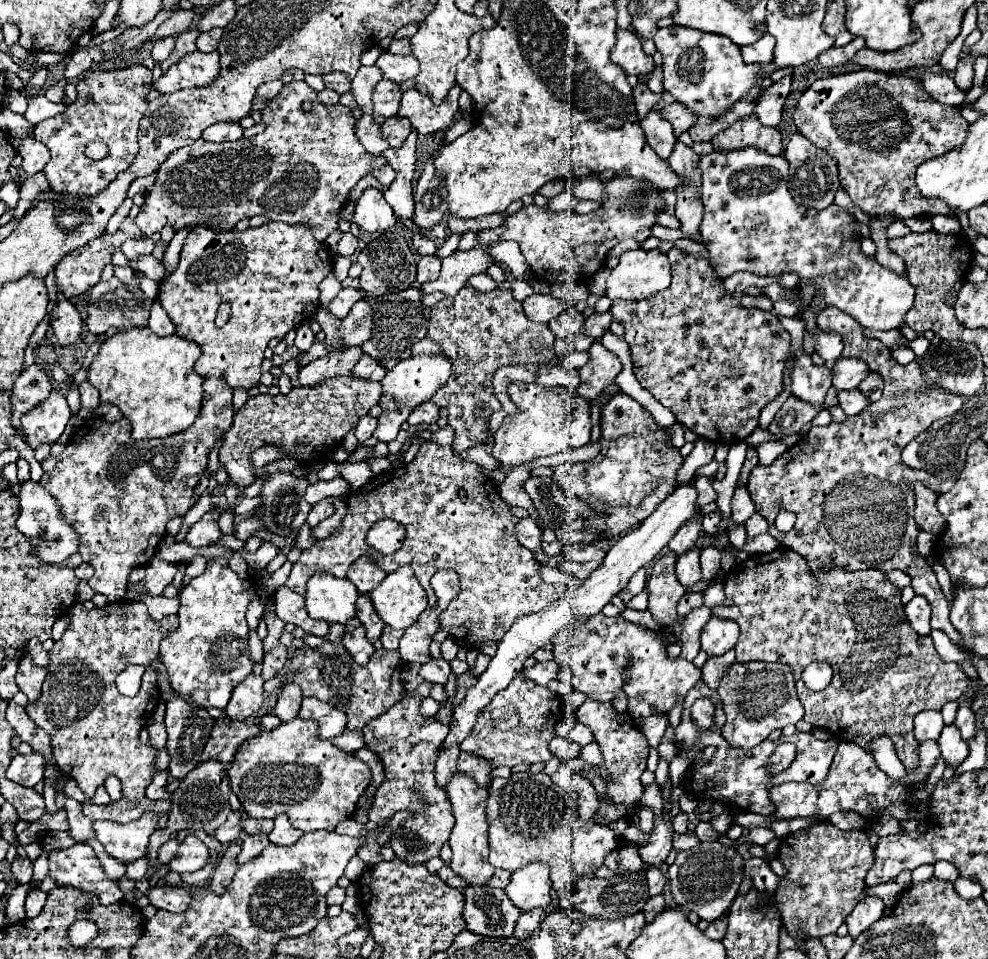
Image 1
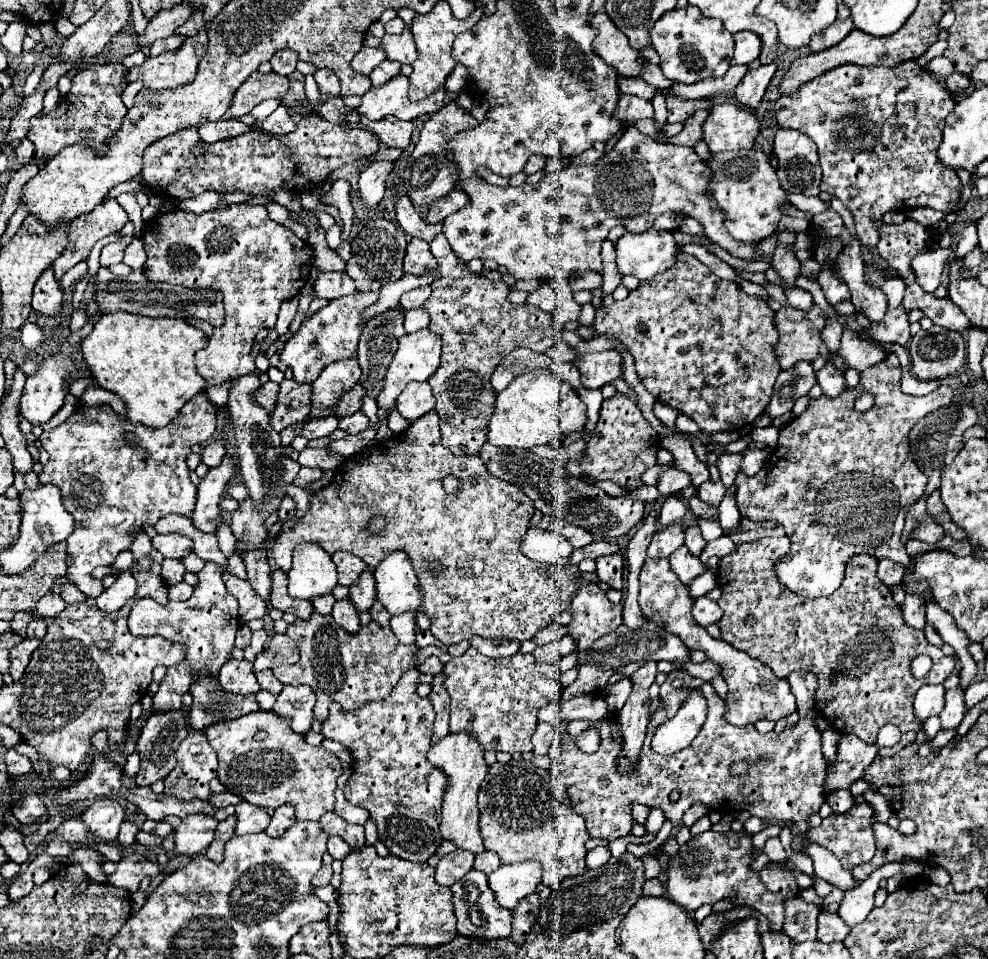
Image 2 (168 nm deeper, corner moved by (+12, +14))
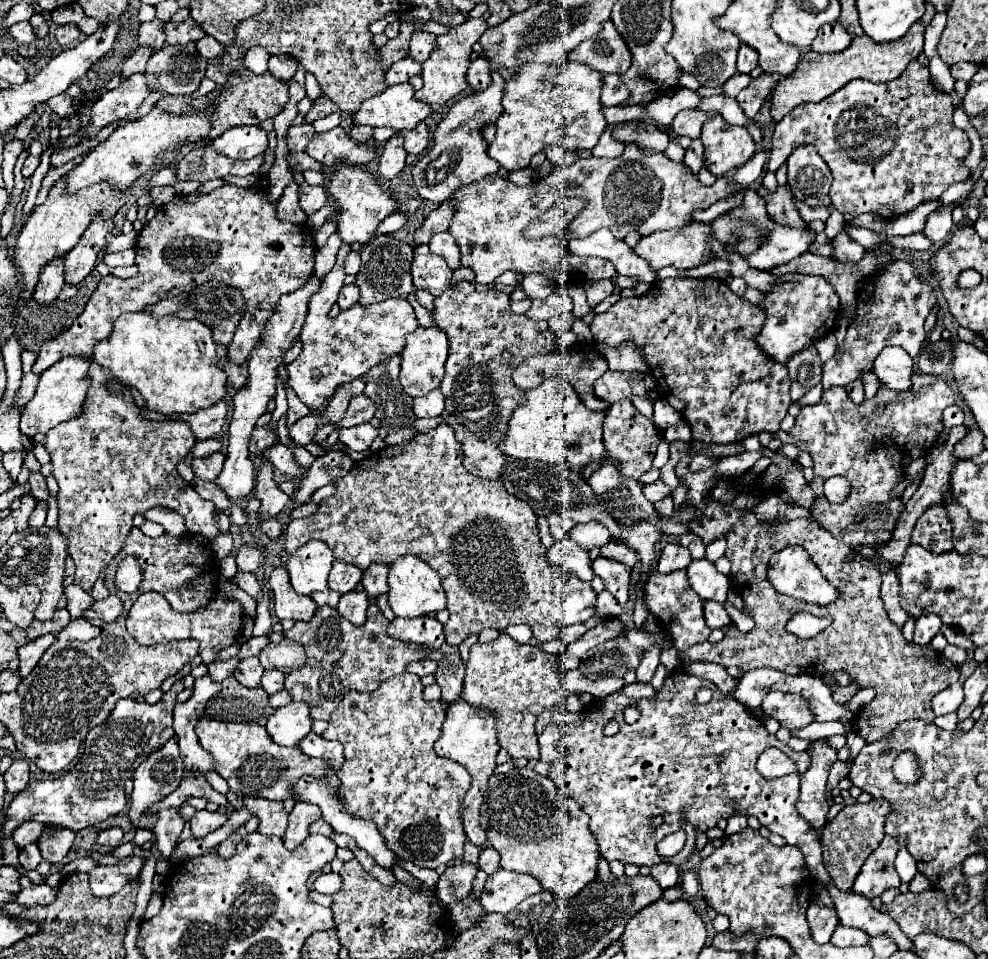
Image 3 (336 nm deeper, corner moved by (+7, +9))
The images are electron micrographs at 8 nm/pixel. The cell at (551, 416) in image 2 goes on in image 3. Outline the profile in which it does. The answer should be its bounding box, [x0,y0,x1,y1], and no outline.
[500,377,606,475]

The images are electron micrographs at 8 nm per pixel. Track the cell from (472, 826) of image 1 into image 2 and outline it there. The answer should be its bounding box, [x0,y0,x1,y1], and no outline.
[429,734,487,854]

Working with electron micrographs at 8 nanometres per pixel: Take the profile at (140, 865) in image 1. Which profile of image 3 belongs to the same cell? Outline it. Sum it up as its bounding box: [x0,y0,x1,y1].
[128,737,184,825]

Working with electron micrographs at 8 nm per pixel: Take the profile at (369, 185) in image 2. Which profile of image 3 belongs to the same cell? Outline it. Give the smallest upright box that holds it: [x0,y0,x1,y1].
[378,133,406,179]

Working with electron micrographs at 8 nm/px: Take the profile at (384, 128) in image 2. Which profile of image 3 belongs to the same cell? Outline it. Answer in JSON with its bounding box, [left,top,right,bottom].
[402,123,430,155]

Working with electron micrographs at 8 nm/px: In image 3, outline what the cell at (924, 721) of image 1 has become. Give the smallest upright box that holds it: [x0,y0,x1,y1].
[932,681,964,715]

